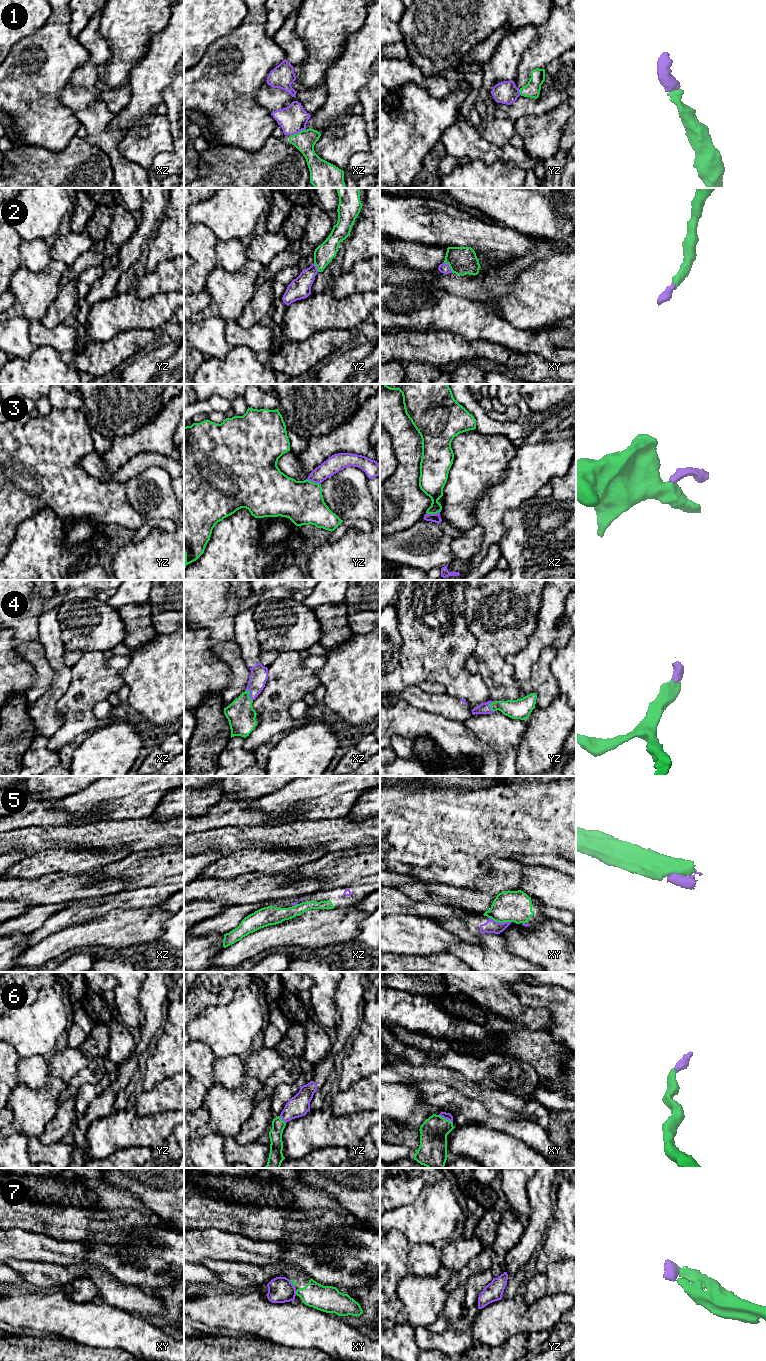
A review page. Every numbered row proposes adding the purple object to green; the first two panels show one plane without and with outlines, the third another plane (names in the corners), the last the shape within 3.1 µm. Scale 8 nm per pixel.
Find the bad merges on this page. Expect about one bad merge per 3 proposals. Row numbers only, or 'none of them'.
3, 7

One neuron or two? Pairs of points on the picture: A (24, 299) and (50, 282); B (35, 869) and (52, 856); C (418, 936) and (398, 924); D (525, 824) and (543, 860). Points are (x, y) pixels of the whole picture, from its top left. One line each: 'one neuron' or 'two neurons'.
A: one neuron
B: one neuron
C: one neuron
D: two neurons

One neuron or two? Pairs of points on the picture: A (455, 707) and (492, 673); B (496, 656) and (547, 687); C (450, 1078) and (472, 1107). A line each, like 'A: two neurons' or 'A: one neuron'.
A: two neurons
B: one neuron
C: two neurons

